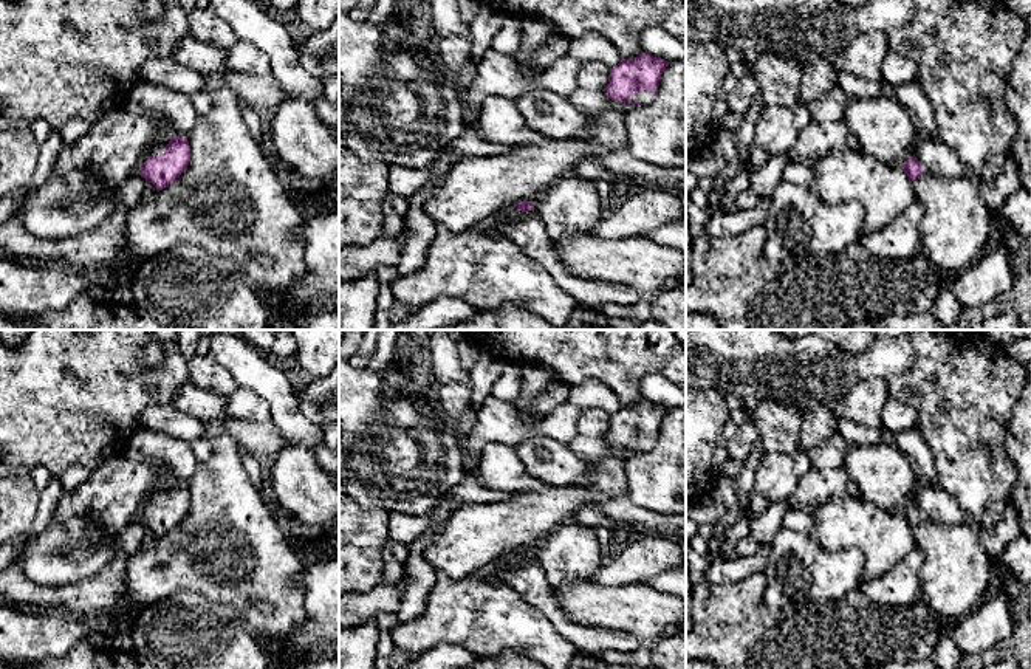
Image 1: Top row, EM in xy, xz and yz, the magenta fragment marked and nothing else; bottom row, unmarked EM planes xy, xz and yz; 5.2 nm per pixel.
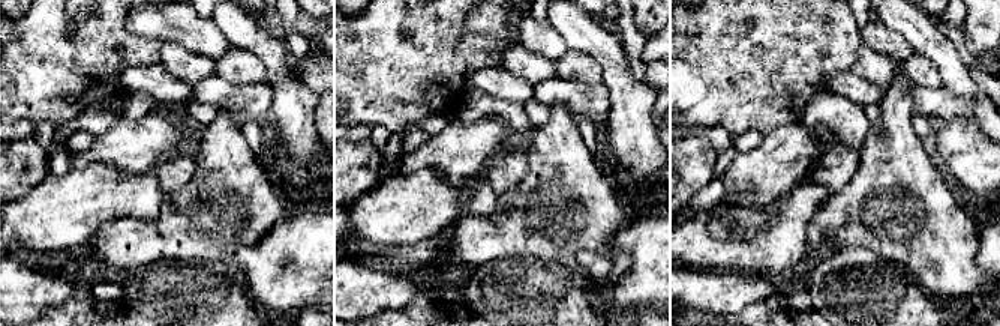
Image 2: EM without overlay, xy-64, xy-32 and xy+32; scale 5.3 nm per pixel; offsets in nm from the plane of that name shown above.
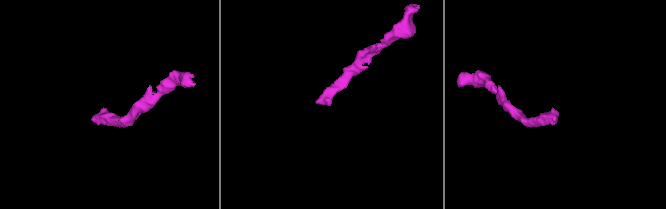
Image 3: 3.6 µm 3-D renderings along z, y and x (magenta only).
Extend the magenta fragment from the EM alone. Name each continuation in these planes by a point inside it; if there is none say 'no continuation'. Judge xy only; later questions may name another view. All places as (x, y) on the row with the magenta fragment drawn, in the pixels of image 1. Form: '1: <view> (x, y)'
1: xy (158, 149)

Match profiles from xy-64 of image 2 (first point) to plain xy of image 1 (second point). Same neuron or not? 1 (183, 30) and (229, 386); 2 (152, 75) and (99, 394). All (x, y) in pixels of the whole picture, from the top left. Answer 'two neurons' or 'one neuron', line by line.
1: one neuron
2: two neurons

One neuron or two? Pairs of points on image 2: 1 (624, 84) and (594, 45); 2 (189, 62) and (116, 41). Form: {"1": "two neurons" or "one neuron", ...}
{"1": "one neuron", "2": "two neurons"}

